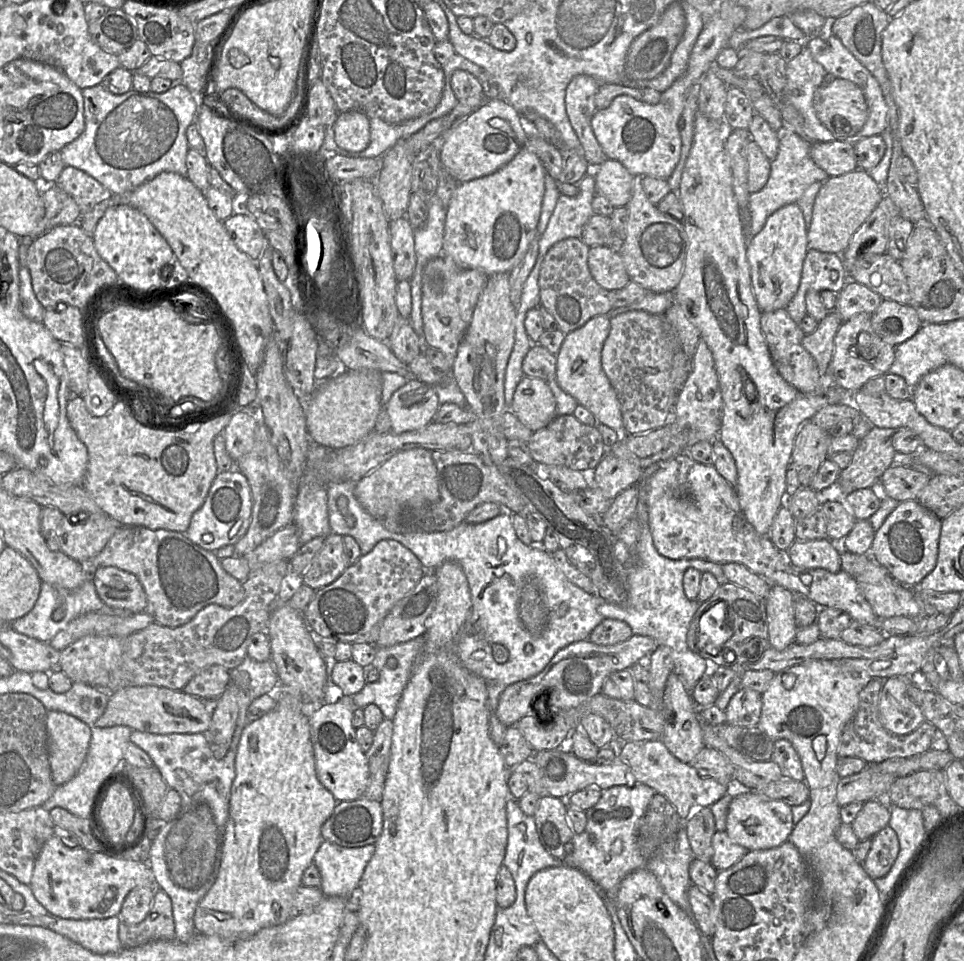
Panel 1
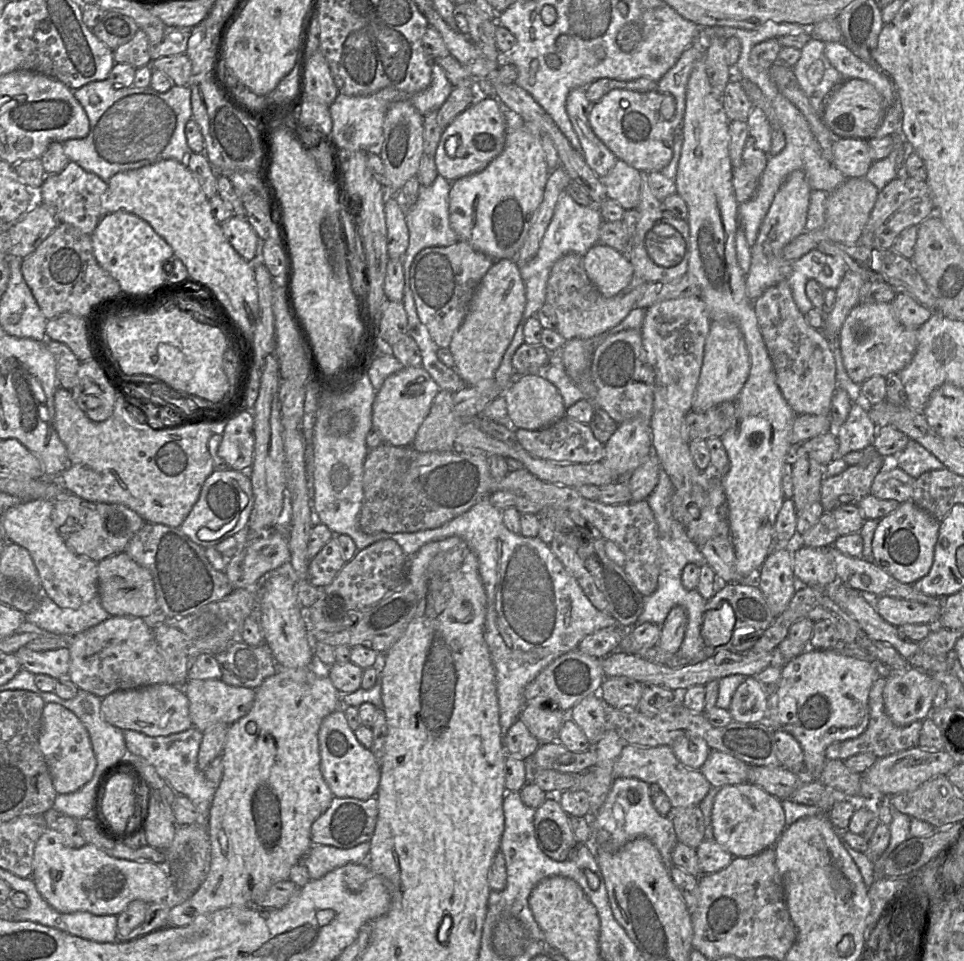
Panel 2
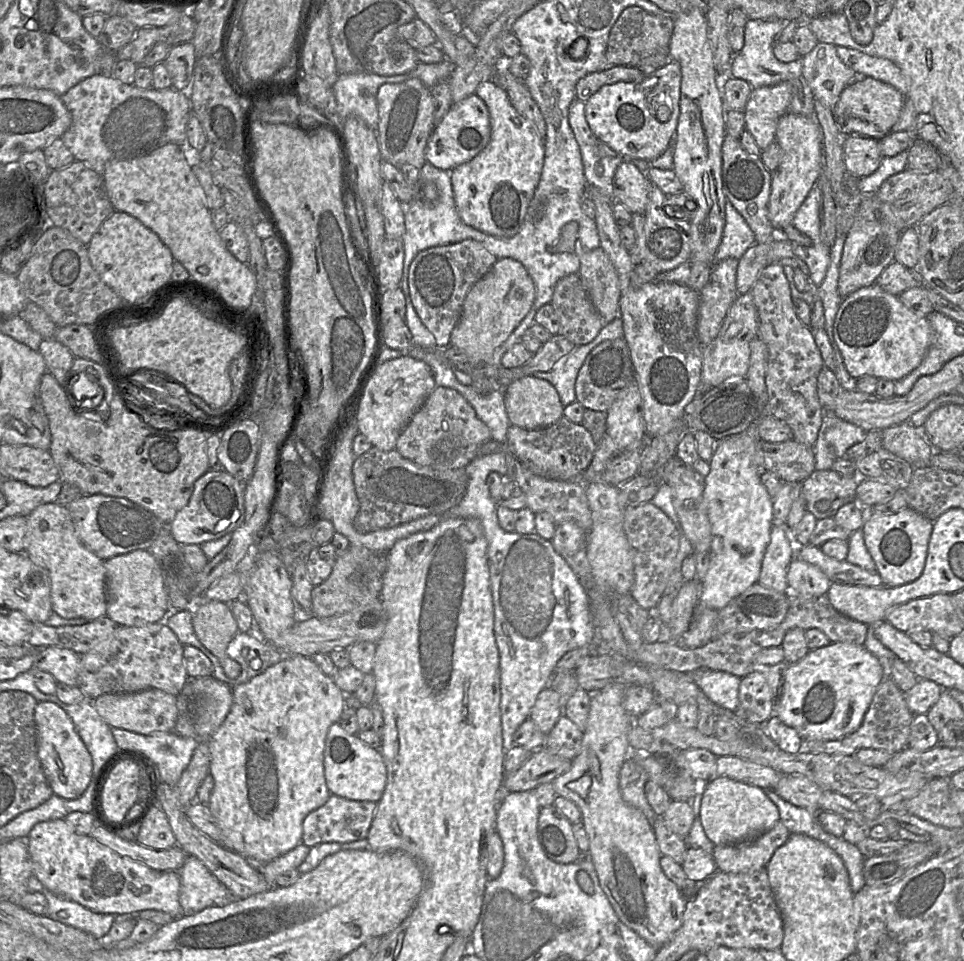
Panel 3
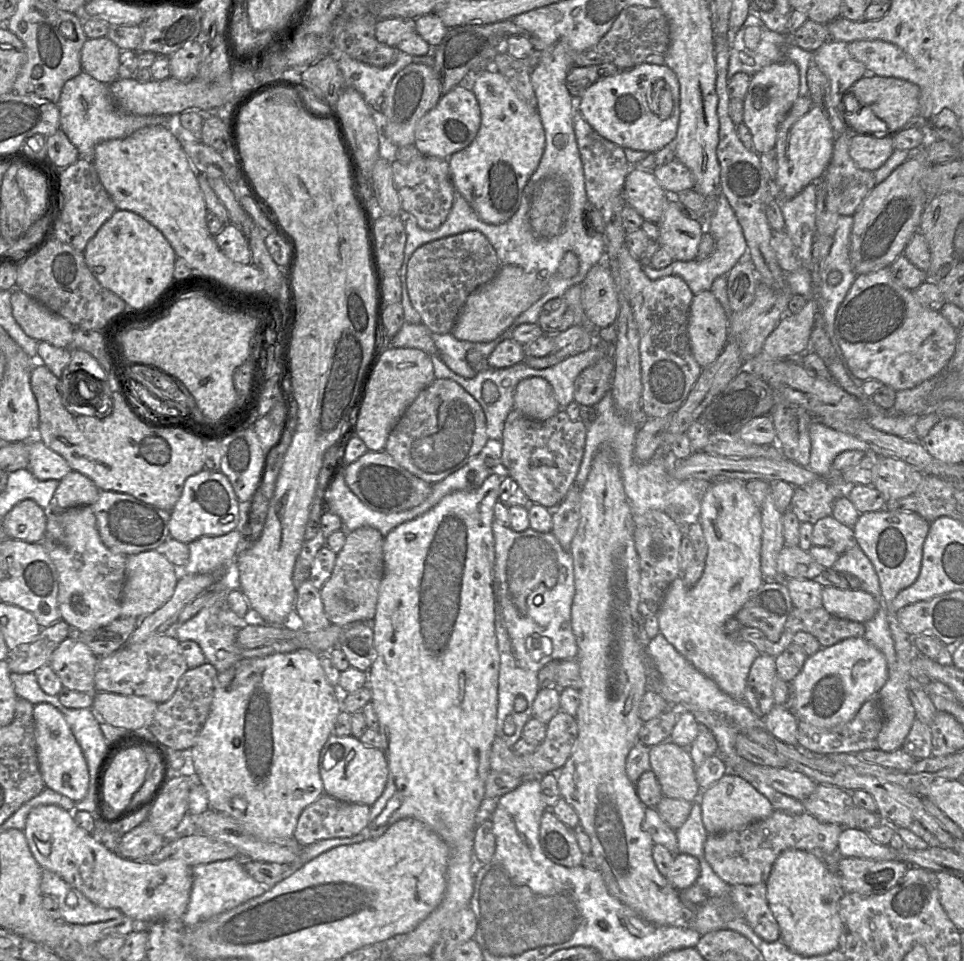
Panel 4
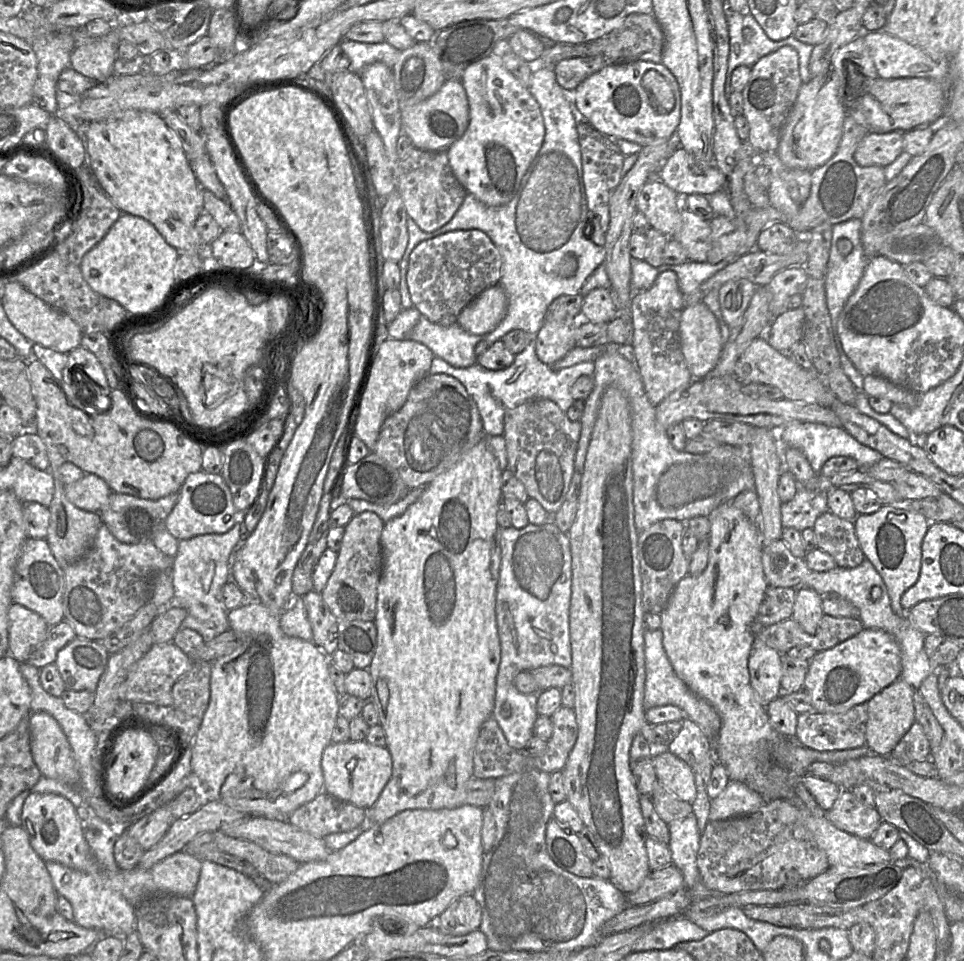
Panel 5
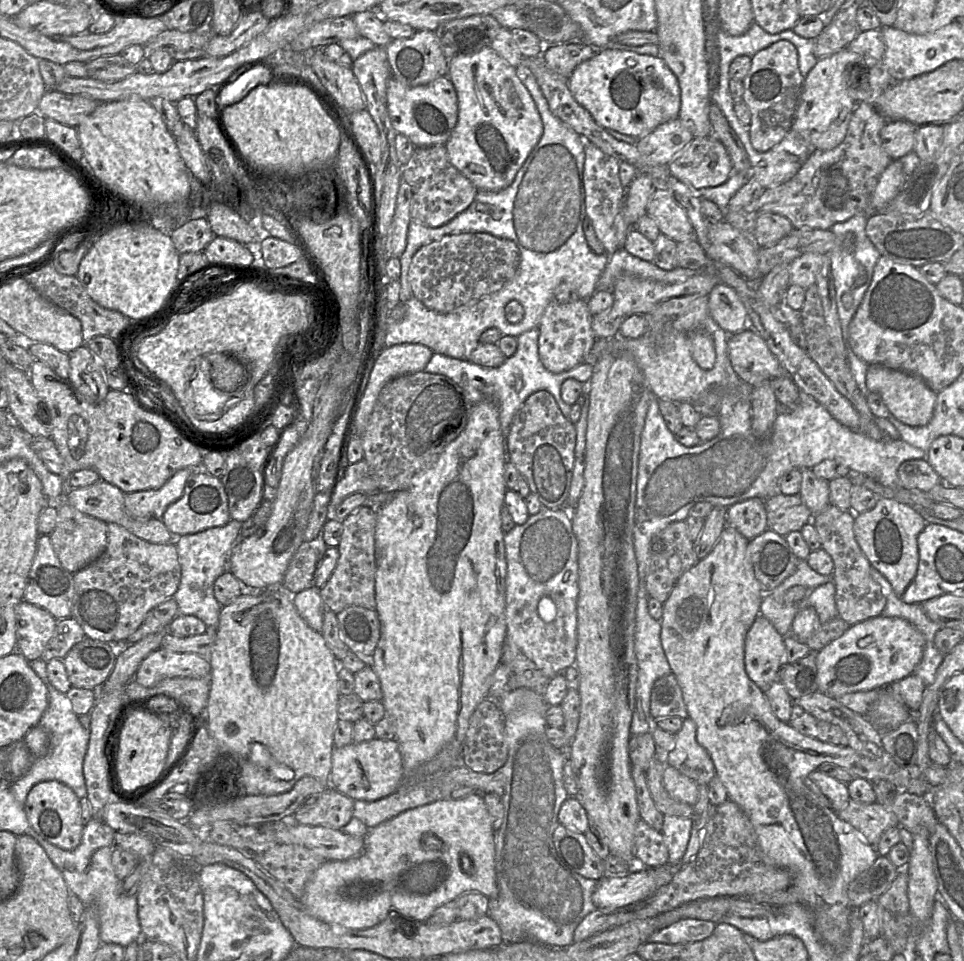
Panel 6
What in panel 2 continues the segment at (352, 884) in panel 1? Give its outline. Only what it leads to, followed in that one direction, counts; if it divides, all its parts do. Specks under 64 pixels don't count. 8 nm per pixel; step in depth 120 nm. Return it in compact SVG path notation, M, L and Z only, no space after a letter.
M368 842L352 848L312 845L301 863L307 868L310 880L317 880L347 864L367 864L369 852L370 843Z

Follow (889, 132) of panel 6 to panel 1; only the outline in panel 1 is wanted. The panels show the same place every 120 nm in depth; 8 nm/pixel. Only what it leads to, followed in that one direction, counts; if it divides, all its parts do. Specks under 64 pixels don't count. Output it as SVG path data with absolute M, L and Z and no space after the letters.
M844 141L811 143L810 156L829 177L857 169L854 145Z

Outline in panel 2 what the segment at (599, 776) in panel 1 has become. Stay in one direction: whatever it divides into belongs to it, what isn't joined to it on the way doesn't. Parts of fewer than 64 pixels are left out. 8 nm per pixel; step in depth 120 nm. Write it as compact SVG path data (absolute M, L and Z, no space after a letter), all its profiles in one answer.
M625 743L614 763L612 776L614 780L617 778L637 778L648 784L659 785L669 798L673 808L698 806L712 786L699 770L684 766L668 745L640 747Z

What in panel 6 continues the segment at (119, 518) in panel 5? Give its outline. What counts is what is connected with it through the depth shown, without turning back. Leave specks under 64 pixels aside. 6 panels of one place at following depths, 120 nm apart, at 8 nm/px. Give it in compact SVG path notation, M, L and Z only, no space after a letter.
M195 469L177 471L161 488L125 494L124 506L134 519L160 519L166 508L183 494L185 484Z

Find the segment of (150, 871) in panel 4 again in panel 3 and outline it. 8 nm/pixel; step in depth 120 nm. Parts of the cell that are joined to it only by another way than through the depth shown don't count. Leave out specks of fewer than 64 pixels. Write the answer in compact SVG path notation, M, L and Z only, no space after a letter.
M65 819L35 824L26 838L33 875L52 893L75 901L94 912L133 914L158 910L173 918L182 915L178 871L156 871L122 857L90 835L79 835Z

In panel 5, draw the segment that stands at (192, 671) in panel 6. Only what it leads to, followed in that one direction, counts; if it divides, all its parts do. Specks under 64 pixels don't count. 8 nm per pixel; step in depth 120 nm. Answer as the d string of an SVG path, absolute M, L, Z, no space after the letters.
M173 641L154 644L150 650L132 666L125 681L119 686L120 701L146 702L161 706L173 704L172 687L193 666L194 660L185 654Z

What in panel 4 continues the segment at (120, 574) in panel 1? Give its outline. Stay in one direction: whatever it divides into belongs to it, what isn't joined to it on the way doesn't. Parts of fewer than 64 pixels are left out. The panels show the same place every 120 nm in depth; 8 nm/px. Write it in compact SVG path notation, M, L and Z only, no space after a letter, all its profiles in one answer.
M157 550L127 556L121 616L142 619L162 607L174 594L181 571Z

